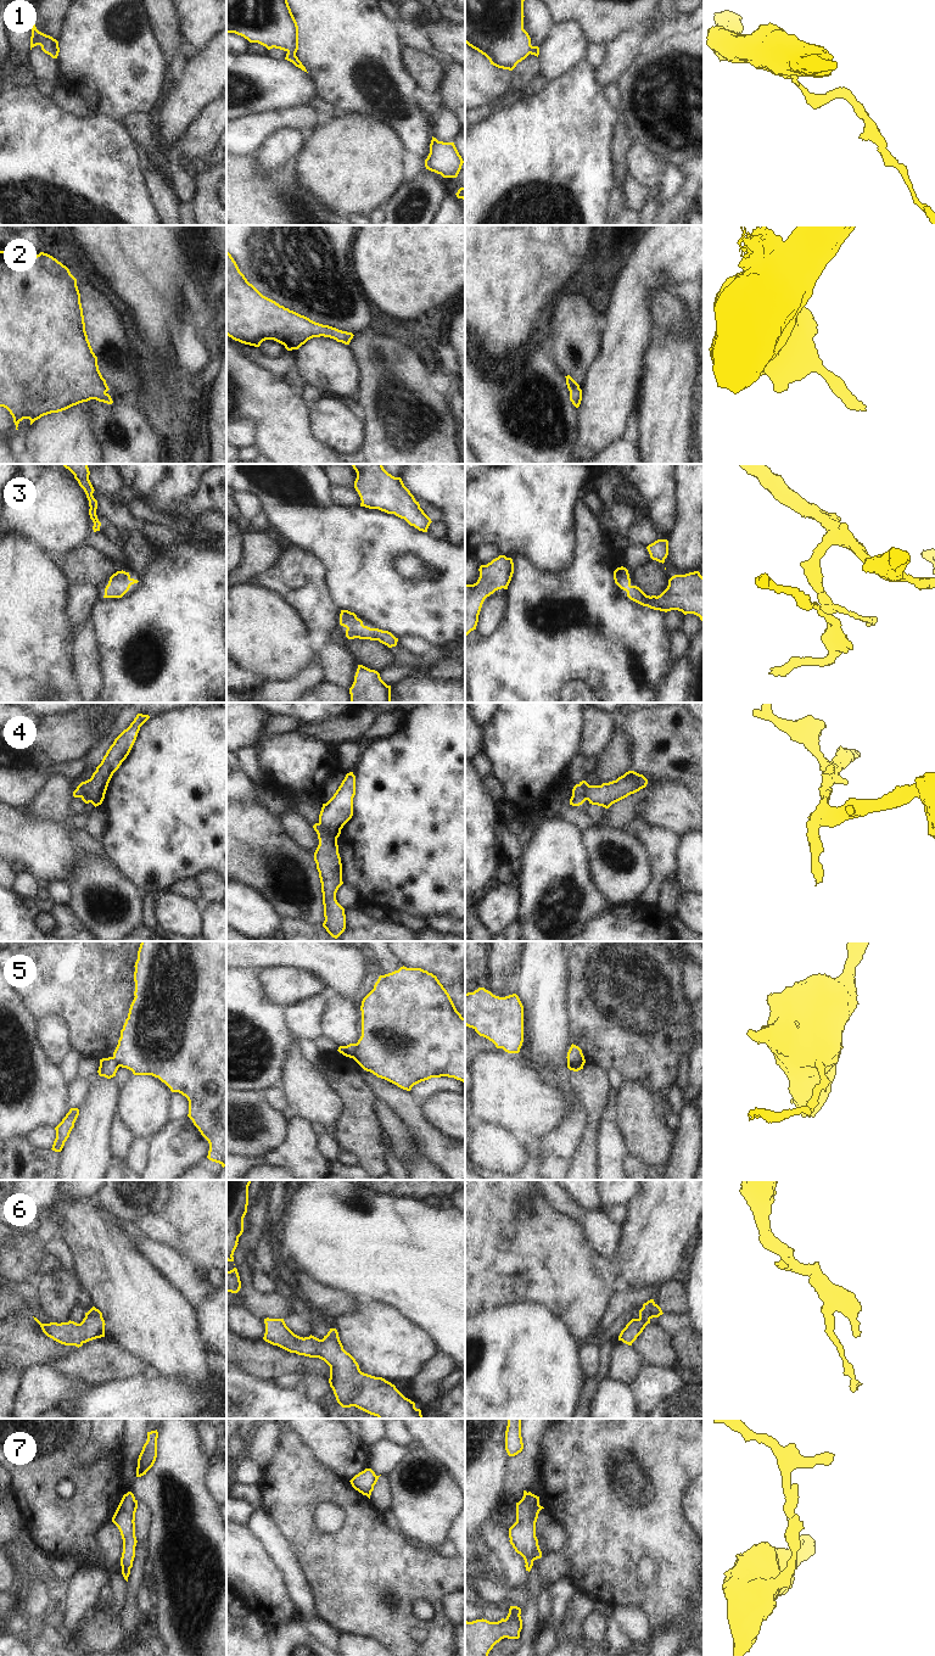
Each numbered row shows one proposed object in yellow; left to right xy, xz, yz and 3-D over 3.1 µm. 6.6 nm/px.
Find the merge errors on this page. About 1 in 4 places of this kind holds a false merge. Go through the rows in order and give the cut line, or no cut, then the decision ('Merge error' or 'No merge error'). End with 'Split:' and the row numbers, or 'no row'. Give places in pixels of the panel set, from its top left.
1: No split. No merge error
2: No split. No merge error
3: No split. No merge error
4: Split along xz (319, 822), (336, 838). Merge error
5: Split along yz (567, 1062), (583, 1064). Merge error
6: No split. No merge error
7: Split along xz (376, 1476), (367, 1495). Merge error
Split: 4, 5, 7

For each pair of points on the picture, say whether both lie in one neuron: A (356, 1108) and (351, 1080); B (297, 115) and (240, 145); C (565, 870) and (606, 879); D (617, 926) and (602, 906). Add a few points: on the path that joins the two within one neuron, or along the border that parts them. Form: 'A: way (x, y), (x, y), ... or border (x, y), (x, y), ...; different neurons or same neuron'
A: way (356, 1101), (354, 1087); same neuron
B: way (283, 118), (269, 122), (255, 130); same neuron
C: border (583, 848), (587, 854), (591, 878), (608, 899); different neurons
D: border (615, 906), (592, 917), (583, 928); different neurons

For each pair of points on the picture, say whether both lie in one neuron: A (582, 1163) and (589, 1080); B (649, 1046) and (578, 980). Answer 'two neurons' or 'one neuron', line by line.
A: one neuron
B: one neuron

